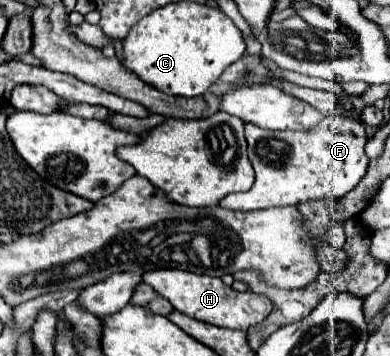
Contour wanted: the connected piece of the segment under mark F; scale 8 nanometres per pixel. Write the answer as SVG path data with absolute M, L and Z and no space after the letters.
M345 115L325 117L309 133L301 131L267 131L245 125L249 161L255 169L255 183L247 193L231 193L221 207L235 211L253 211L269 207L299 205L317 199L341 199L363 179L367 171L365 143L367 133L361 121Z

